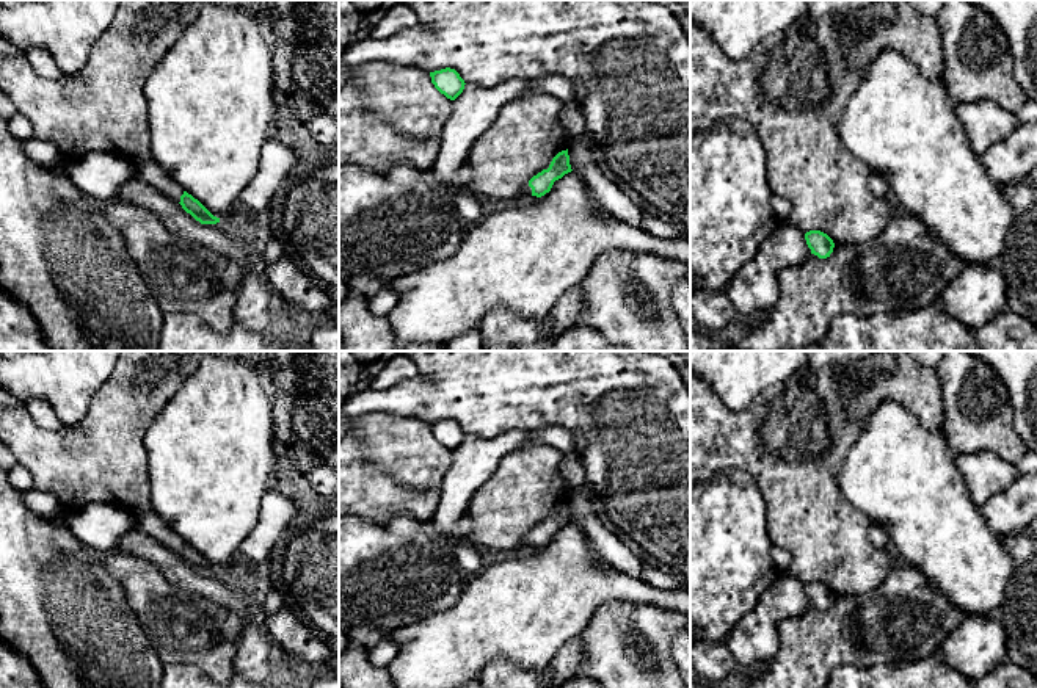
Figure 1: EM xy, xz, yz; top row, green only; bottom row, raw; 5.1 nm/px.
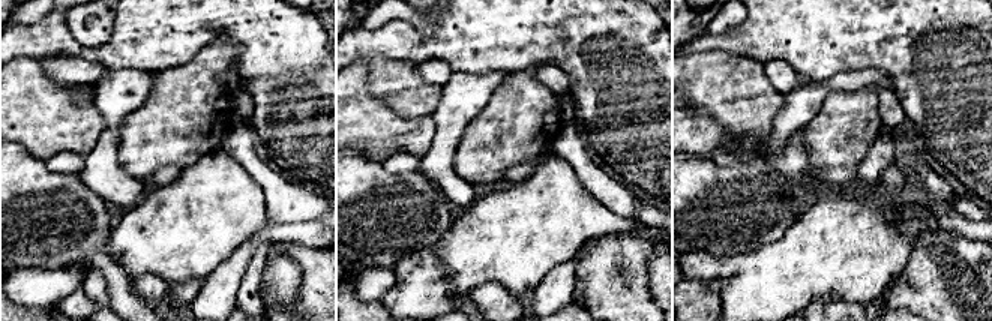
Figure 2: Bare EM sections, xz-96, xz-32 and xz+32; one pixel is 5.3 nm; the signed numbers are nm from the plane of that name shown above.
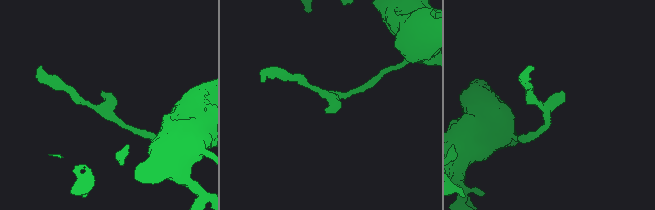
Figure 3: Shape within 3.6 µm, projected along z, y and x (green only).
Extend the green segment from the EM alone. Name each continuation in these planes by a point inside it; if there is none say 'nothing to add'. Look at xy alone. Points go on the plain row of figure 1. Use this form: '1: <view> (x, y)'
1: xy (149, 522)

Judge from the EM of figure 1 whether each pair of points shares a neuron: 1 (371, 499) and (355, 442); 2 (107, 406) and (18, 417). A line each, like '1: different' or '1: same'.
1: same
2: same

